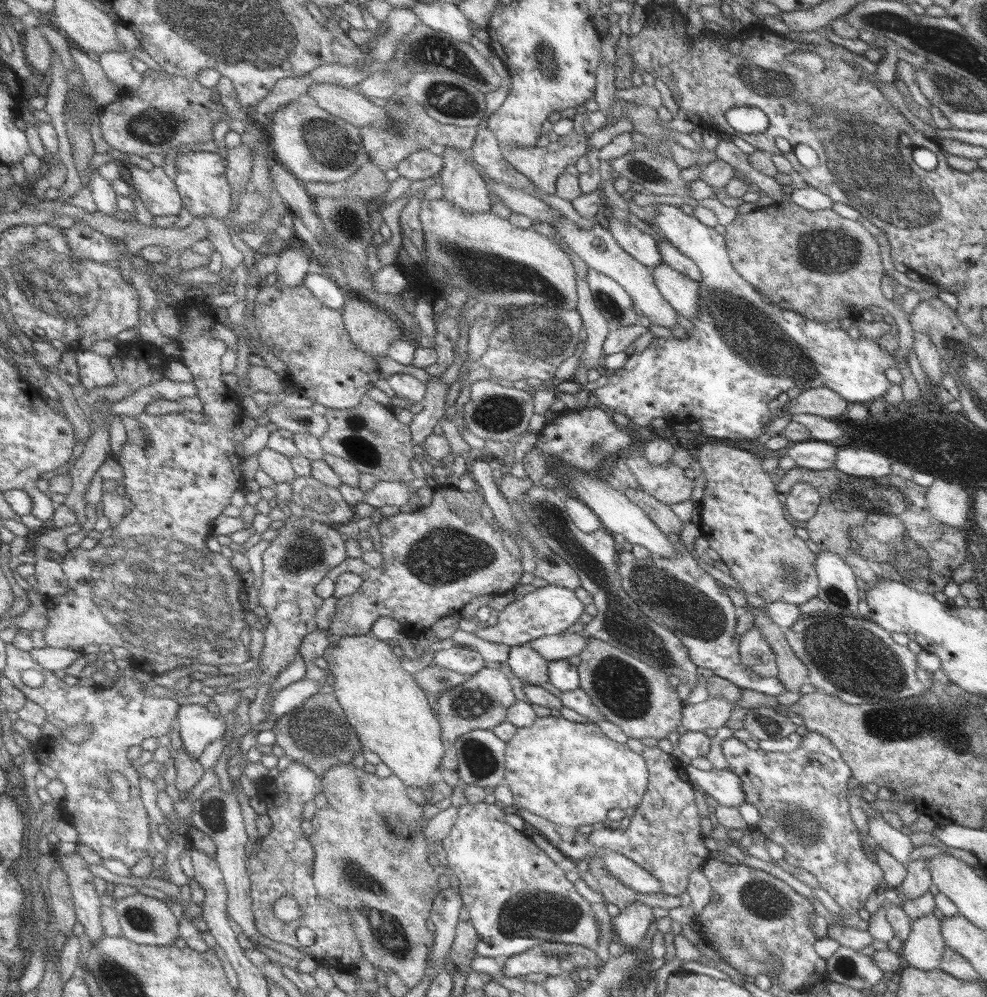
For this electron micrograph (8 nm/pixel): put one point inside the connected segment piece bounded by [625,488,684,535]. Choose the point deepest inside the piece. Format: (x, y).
(667, 521)

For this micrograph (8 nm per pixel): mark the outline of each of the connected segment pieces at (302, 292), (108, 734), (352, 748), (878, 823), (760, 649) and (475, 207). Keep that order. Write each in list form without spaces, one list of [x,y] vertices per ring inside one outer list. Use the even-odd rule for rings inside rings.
[[[277,282],[273,286],[265,286],[256,299],[254,310],[256,326],[262,336],[263,342],[288,366],[289,382],[294,384],[298,391],[306,398],[329,409],[348,410],[358,408],[363,398],[372,388],[376,388],[378,380],[388,380],[395,374],[411,374],[427,385],[435,377],[428,370],[418,366],[404,366],[390,356],[372,358],[366,350],[362,350],[348,332],[343,310],[334,310],[326,306],[305,285],[300,287],[286,287]]]
[[[10,644],[8,655],[6,677],[24,691],[29,700],[34,700],[47,710],[49,722],[62,731],[79,724],[91,726],[91,735],[80,744],[72,742],[64,734],[58,736],[54,748],[44,754],[44,758],[65,783],[67,794],[61,801],[63,817],[78,827],[84,844],[94,849],[105,862],[121,860],[134,868],[142,858],[148,857],[148,849],[152,847],[153,826],[141,791],[139,766],[128,758],[128,752],[152,736],[170,736],[172,729],[178,727],[182,706],[175,698],[151,698],[144,693],[144,683],[138,682],[129,672],[108,690],[97,685],[70,686],[64,680],[62,690],[36,690],[22,680],[23,672],[40,671],[31,652]],[[108,773],[120,773],[129,780],[132,798],[127,803],[112,799],[113,788]]]
[[[335,693],[316,694],[304,706],[300,706],[290,714],[278,719],[274,730],[278,735],[277,744],[285,751],[285,755],[292,761],[308,765],[321,777],[326,776],[326,773],[330,773],[334,767],[342,764],[352,764],[354,758],[364,753],[365,750],[359,732],[356,730],[356,727],[352,726],[347,710],[344,710]]]
[[[878,811],[875,816],[868,817],[868,832],[872,844],[880,845],[898,862],[908,865],[911,862],[910,854],[915,848],[910,841],[910,837],[892,828]]]
[[[753,627],[744,636],[741,636],[738,656],[744,666],[761,678],[777,677],[776,656],[756,628]]]
[[[448,147],[441,154],[445,160],[440,179],[444,198],[464,213],[490,213],[492,202],[487,180],[470,165],[469,152]]]

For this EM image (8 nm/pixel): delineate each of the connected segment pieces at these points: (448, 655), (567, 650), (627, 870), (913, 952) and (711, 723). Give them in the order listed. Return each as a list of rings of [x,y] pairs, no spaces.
[[[457,645],[455,648],[435,653],[432,666],[444,666],[469,678],[485,667],[483,657],[468,647]]]
[[[564,632],[532,640],[532,643],[527,645],[544,660],[556,662],[580,655],[586,649],[586,638],[581,633]]]
[[[608,850],[600,856],[604,868],[615,876],[622,884],[631,888],[637,894],[658,894],[663,891],[663,884],[657,878],[632,862],[629,858]]]
[[[930,914],[912,921],[910,934],[897,953],[908,966],[927,971],[939,968],[946,947],[941,919]]]
[[[710,697],[704,702],[685,706],[682,711],[681,728],[690,732],[700,732],[715,728],[716,730],[725,726],[726,721],[731,717],[734,705],[725,698]]]

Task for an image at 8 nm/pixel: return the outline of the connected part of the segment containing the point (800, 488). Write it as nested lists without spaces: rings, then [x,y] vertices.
[[[803,481],[795,484],[784,502],[786,515],[794,522],[804,522],[812,518],[821,503],[816,489]]]

